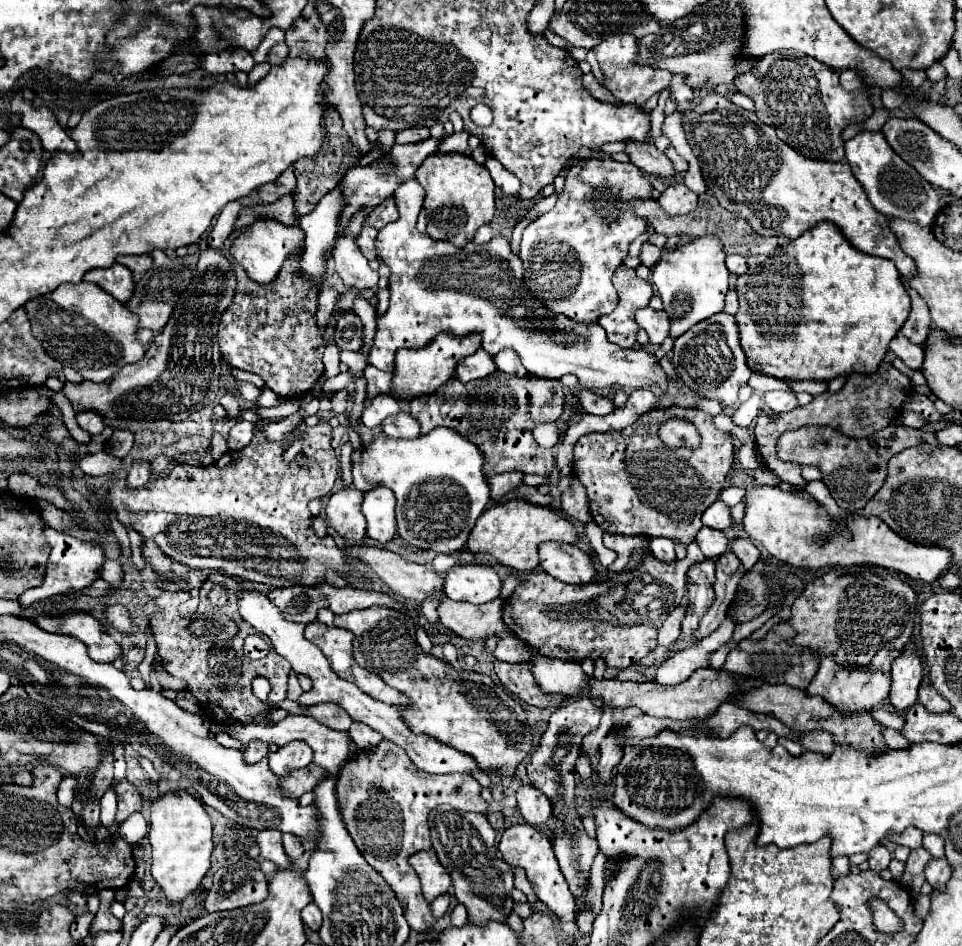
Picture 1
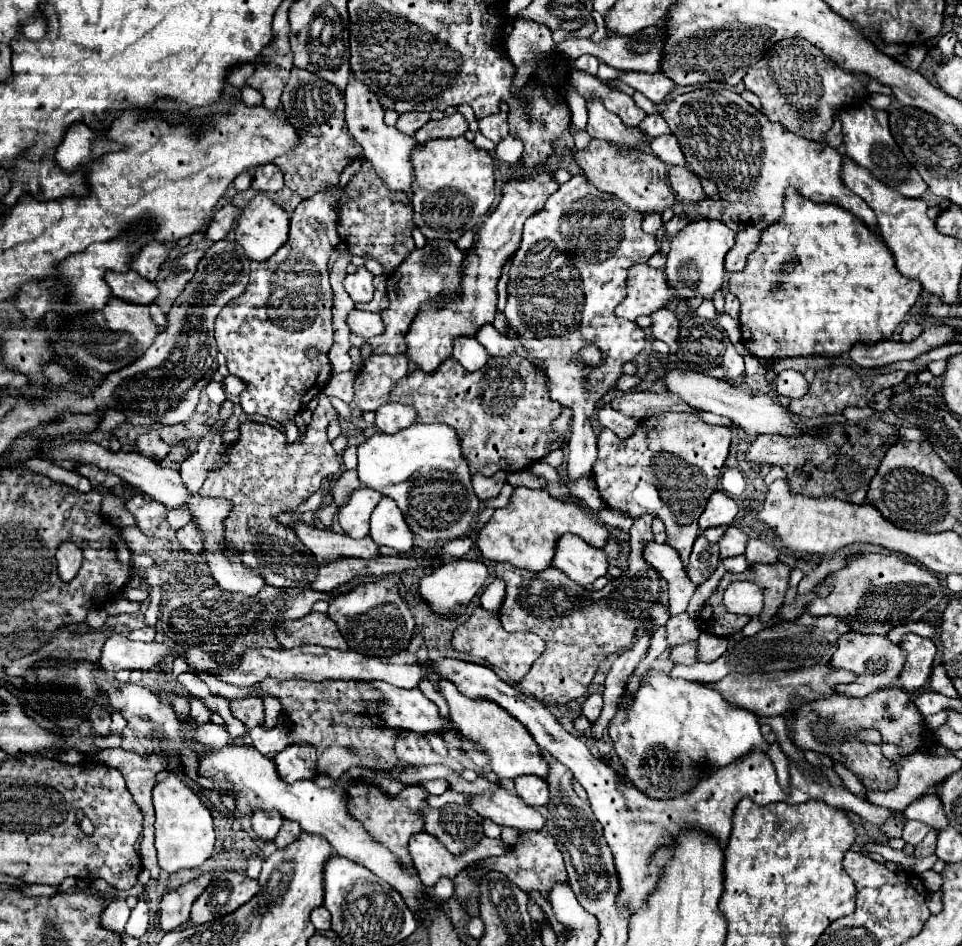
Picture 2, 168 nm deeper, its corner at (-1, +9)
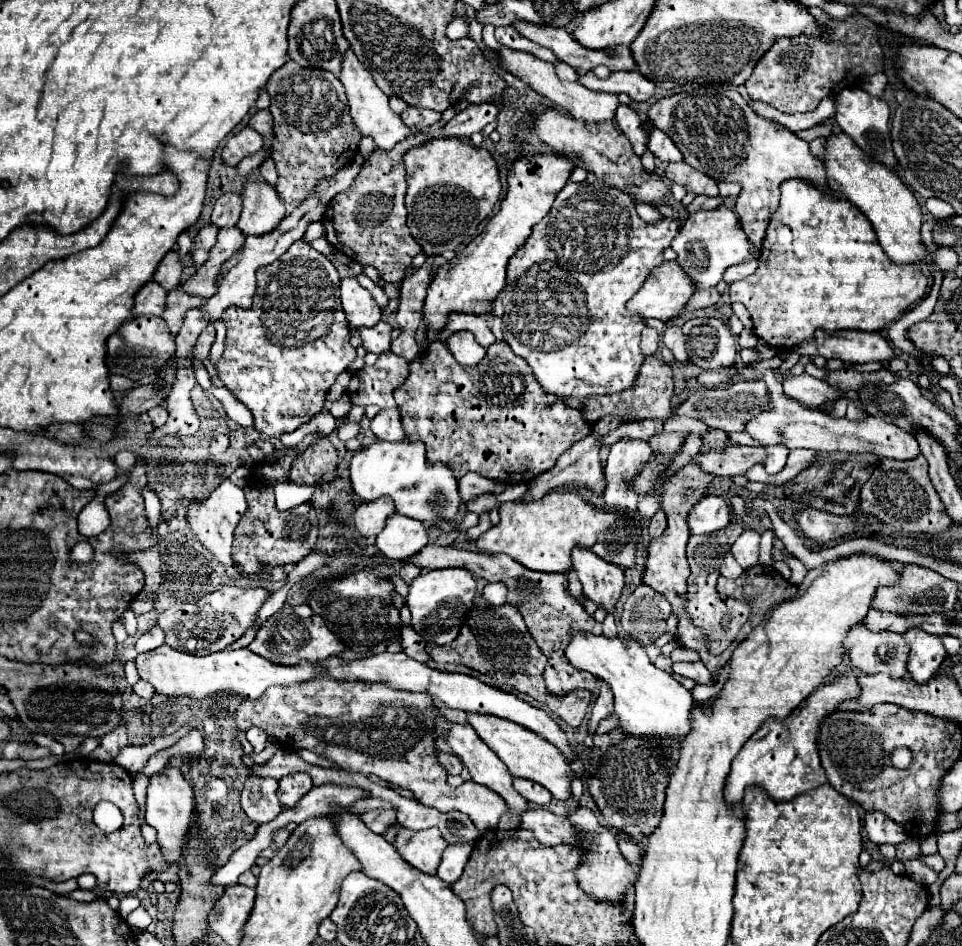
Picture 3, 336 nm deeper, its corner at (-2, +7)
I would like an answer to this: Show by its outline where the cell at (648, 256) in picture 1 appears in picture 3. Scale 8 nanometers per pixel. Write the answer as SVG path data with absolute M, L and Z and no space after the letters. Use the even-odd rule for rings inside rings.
M637 203L637 211L645 223L659 223L659 219L663 217L655 205L647 205L647 203Z

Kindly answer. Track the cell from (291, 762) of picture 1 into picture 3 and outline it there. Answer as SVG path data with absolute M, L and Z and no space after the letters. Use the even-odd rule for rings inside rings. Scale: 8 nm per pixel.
M291 773L279 779L279 799L285 807L293 807L309 789L313 787L313 781L307 773Z

